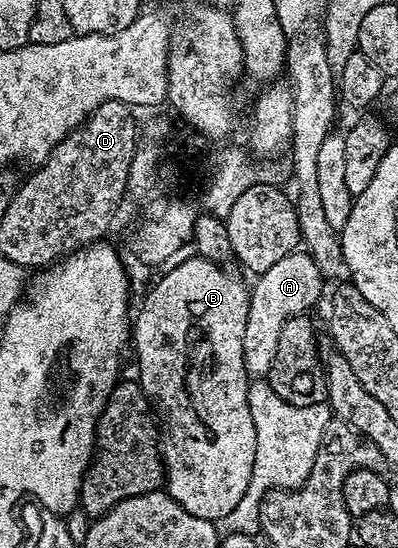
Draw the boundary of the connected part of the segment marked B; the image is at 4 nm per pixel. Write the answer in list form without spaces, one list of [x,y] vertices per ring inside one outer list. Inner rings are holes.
[[[198,256],[186,260],[167,274],[160,273],[154,279],[153,285],[142,295],[143,303],[139,306],[139,315],[133,318],[133,350],[135,346],[135,358],[139,361],[139,375],[137,381],[147,393],[148,398],[163,405],[167,413],[167,430],[161,434],[161,449],[163,451],[163,464],[165,467],[165,490],[171,498],[185,508],[191,516],[201,516],[201,520],[209,520],[218,523],[241,501],[241,496],[251,483],[253,476],[253,460],[257,456],[257,428],[253,428],[253,412],[249,412],[249,375],[245,368],[245,356],[243,355],[243,341],[245,340],[245,324],[249,316],[249,293],[248,283],[238,282],[233,275],[220,263],[210,262]]]

